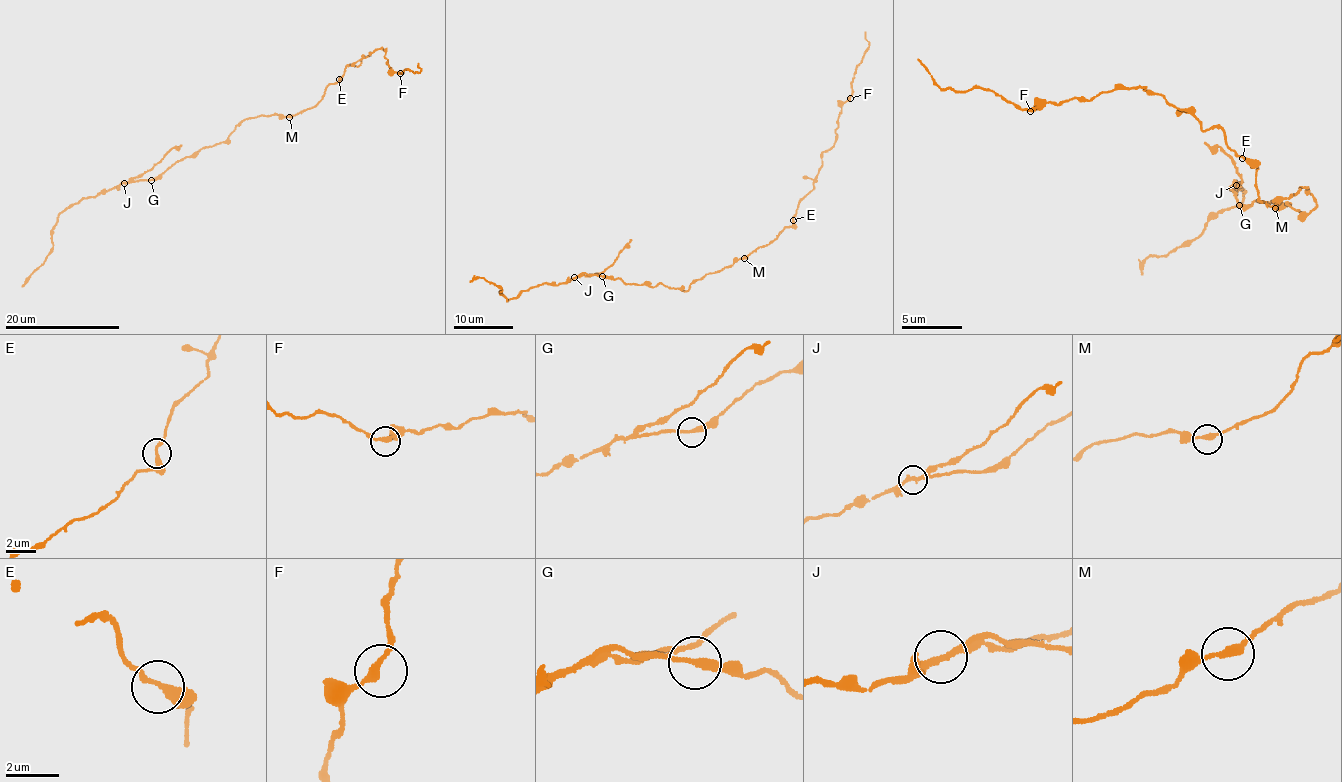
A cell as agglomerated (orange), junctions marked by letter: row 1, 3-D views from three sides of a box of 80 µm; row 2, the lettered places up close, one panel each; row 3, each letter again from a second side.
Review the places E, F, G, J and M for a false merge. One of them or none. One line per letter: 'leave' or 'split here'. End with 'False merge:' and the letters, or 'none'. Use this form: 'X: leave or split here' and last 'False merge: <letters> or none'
E: leave
F: leave
G: leave
J: split here
M: leave
False merge: J

